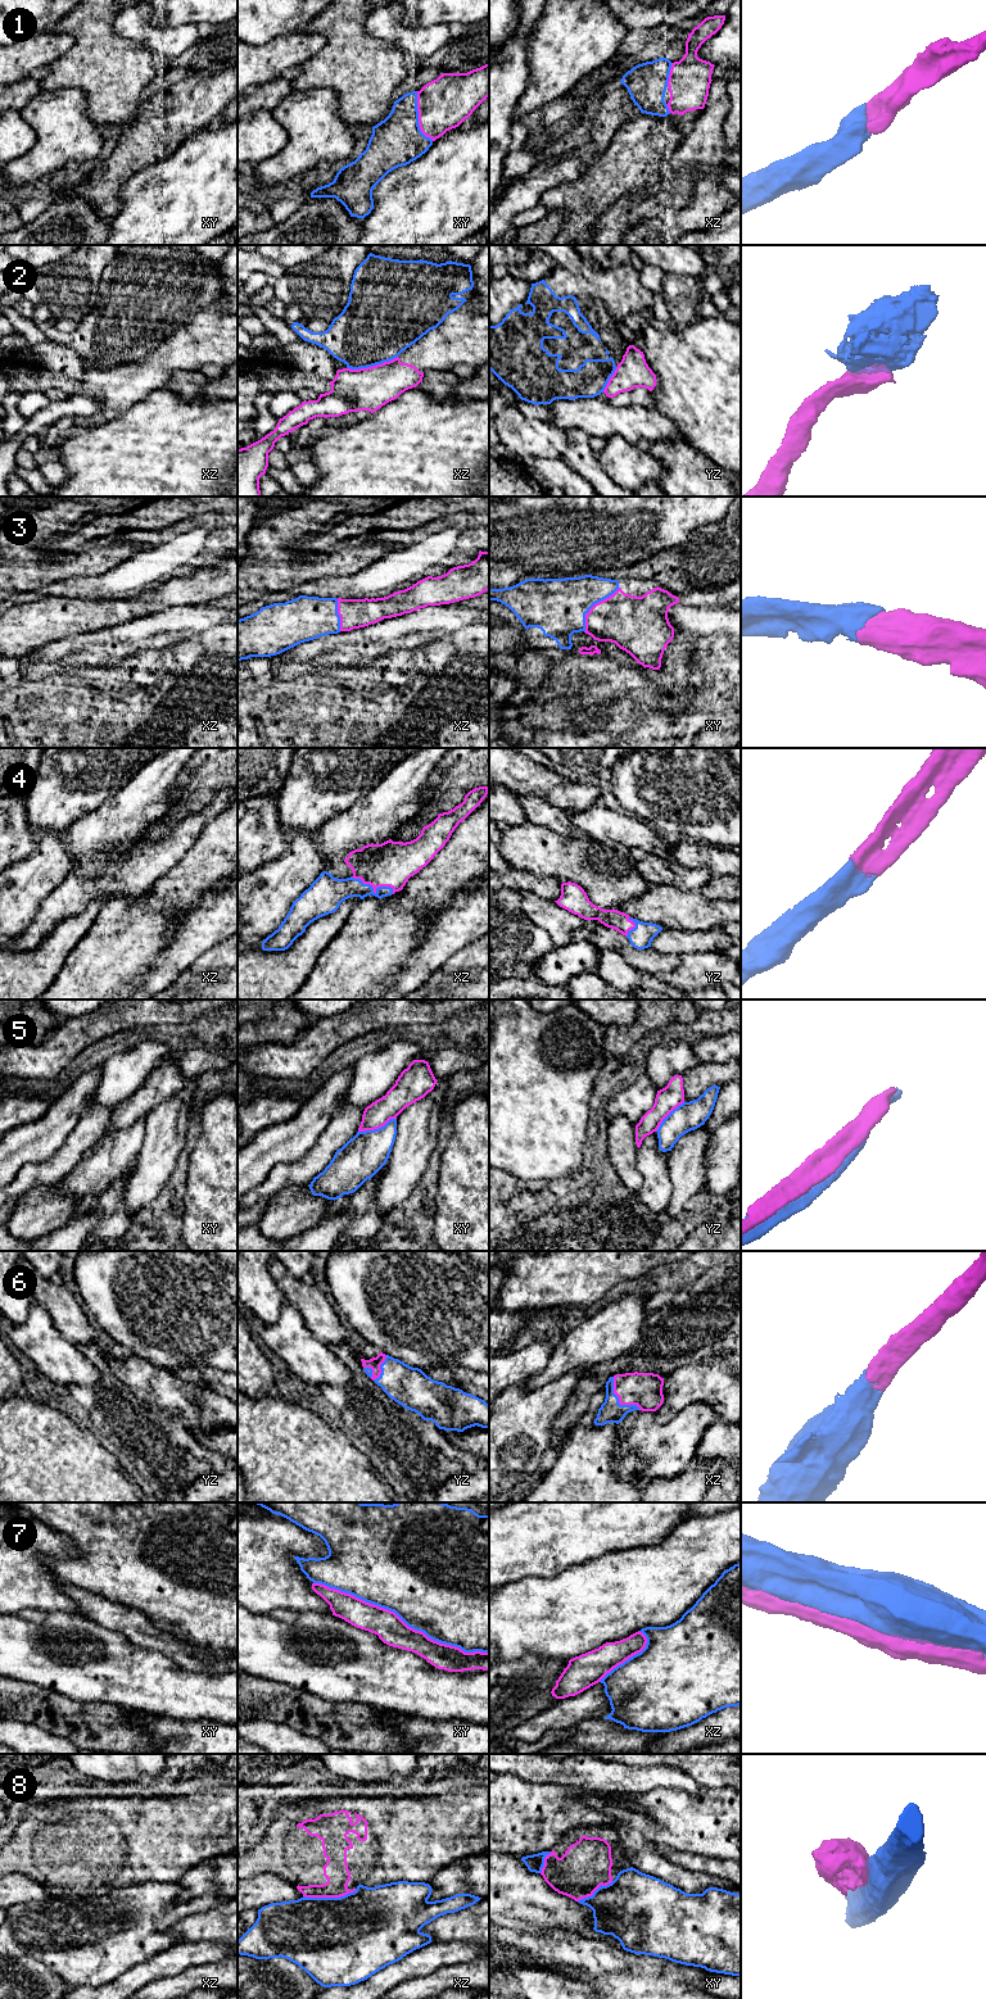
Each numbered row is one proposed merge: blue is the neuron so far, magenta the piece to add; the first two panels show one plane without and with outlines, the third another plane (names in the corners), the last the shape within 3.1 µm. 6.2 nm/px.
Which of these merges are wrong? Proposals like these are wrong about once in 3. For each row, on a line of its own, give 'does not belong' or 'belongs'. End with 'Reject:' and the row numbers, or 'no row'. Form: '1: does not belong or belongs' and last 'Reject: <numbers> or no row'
1: belongs
2: does not belong
3: belongs
4: belongs
5: does not belong
6: belongs
7: does not belong
8: does not belong
Reject: 2, 5, 7, 8

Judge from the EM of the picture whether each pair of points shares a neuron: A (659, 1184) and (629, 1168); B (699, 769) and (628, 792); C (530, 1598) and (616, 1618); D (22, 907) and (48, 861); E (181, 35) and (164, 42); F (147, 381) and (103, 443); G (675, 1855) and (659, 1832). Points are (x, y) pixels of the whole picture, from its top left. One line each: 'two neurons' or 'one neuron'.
A: two neurons
B: one neuron
C: one neuron
D: one neuron
E: one neuron
F: two neurons
G: two neurons

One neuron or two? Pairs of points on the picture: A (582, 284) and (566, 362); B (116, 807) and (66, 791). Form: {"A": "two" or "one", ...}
{"A": "one", "B": "two"}

